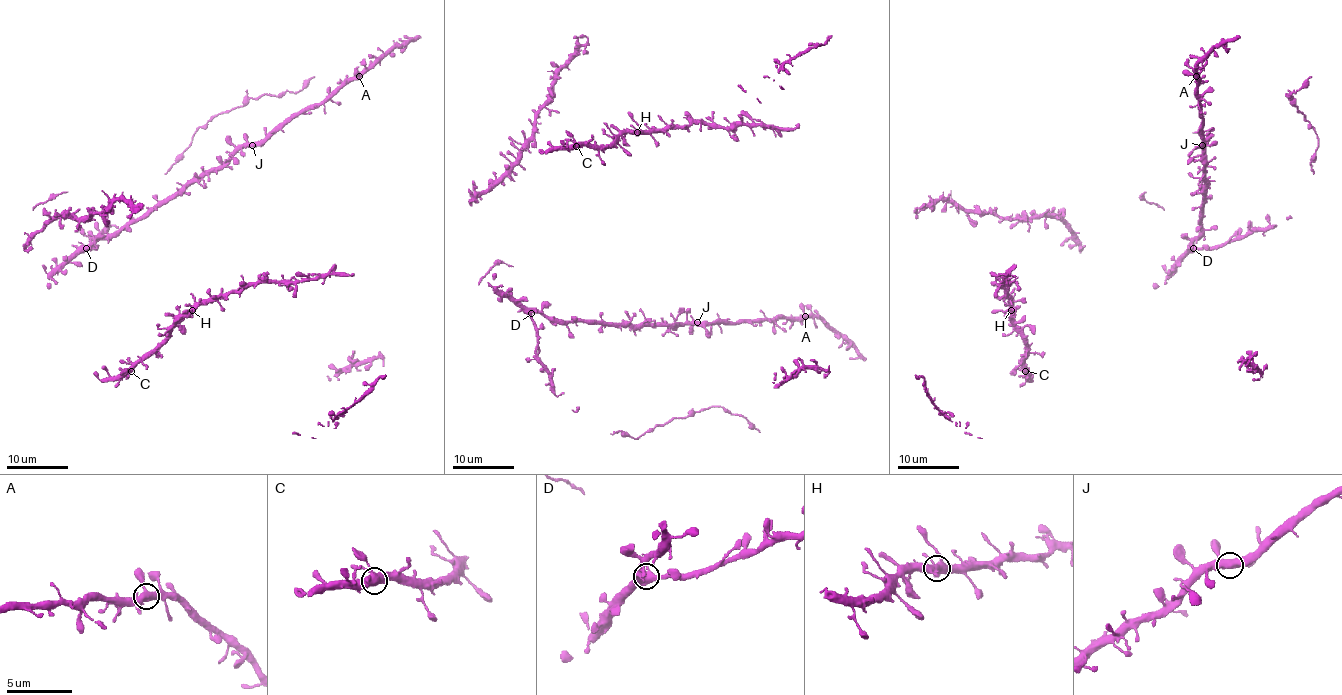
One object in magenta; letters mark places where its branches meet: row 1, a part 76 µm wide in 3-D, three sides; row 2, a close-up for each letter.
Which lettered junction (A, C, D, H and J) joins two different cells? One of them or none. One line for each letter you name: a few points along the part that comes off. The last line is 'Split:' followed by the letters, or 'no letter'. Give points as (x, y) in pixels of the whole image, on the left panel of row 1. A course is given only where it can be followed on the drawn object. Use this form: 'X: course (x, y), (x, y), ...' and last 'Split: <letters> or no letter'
Split: no letter

